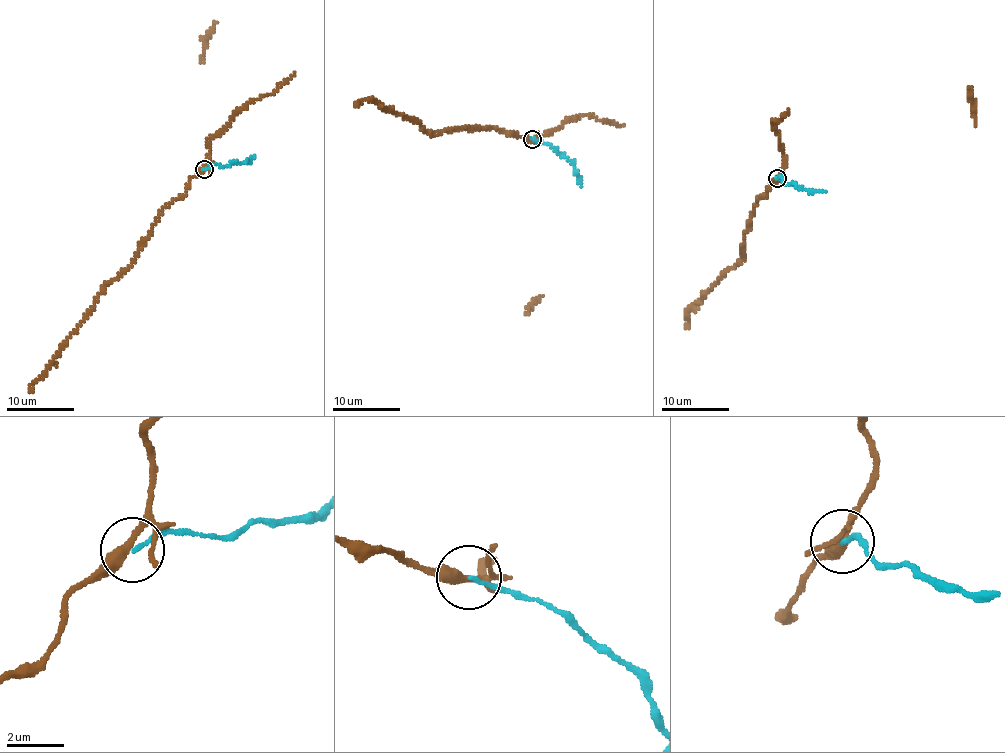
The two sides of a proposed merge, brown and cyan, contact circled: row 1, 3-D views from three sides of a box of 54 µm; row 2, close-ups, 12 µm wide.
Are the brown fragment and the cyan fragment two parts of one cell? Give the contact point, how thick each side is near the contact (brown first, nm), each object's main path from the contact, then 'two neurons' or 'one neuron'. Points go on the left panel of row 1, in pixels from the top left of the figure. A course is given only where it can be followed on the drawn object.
at (204, 169); 300 nm thick on the brown side, 120 nm on the other; brown runs (204, 170), (197, 171), (185, 192), (164, 208), (137, 256), (103, 288), (84, 320), (28, 393); cyan runs (204, 170), (210, 165), (246, 162), (253, 155); two neurons

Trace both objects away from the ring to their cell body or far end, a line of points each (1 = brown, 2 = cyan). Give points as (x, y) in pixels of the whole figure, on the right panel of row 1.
1: (777, 178), (769, 184), (769, 190), (756, 200), (742, 259), (702, 299), (687, 310), (684, 328)
2: (777, 178), (780, 177), (783, 182), (805, 190), (825, 191)

